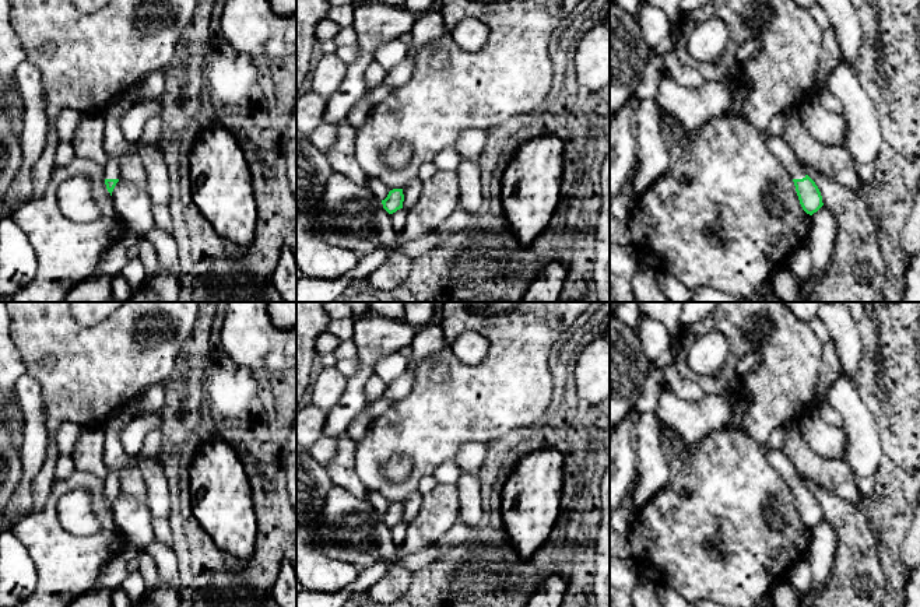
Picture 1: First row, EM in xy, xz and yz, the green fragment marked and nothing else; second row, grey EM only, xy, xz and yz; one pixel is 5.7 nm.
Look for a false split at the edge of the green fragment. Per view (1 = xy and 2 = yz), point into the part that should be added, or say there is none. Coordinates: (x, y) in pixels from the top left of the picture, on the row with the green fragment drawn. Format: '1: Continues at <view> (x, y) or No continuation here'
1: Continues at xy (111, 167)
2: Continues at yz (778, 146)

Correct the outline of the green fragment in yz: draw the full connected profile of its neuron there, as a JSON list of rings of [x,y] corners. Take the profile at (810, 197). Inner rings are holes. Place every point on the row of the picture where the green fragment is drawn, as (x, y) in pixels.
[[[769,137],[766,145],[789,171],[803,210],[810,215],[817,213],[824,206],[821,192],[815,182],[803,171],[791,147],[783,137]]]

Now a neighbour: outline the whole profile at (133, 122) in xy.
[[[147,99],[133,105],[122,117],[120,129],[129,141],[138,141],[145,123],[151,117],[161,116],[162,105],[159,99]]]

